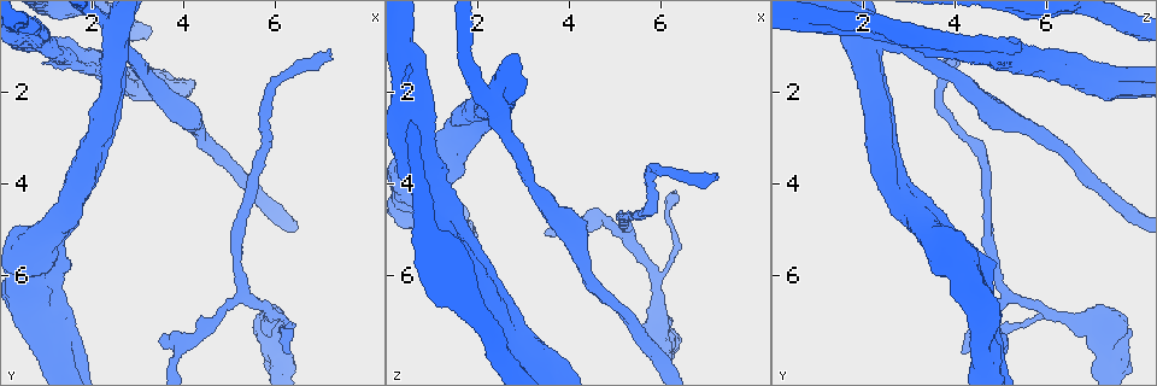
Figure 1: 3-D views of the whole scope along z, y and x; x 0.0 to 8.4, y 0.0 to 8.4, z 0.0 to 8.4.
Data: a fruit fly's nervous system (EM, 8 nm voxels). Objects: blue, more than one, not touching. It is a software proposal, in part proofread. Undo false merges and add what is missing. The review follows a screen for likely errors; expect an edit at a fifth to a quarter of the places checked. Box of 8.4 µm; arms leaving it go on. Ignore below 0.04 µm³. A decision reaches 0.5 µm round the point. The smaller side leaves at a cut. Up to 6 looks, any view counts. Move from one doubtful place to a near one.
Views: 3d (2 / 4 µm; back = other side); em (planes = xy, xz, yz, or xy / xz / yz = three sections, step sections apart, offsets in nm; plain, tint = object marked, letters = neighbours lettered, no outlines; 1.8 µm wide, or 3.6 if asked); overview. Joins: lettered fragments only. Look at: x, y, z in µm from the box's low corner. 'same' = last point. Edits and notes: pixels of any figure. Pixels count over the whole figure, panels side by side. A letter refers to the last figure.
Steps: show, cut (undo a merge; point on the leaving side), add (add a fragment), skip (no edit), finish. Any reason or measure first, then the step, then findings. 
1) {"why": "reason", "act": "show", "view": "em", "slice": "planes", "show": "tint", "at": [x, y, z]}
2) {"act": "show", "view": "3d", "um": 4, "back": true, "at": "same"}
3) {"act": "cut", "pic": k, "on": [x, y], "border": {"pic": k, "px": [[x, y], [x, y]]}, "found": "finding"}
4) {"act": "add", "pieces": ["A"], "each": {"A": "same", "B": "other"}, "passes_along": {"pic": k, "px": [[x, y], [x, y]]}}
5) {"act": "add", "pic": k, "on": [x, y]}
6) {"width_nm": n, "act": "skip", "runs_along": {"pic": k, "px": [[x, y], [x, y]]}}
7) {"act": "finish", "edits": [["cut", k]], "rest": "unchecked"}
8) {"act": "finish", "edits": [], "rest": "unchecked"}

{"act": "show", "view": "em", "slice": "xy", "step": 4, "show": "letters", "at": [7.20, 1.10, 3.80]}

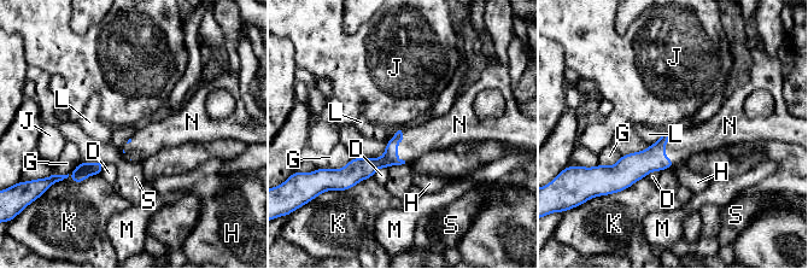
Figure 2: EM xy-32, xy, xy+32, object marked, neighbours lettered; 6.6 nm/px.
{"why": "cut it another way", "act": "show", "view": "em", "slice": "planes", "show": "letters", "at": "same"}

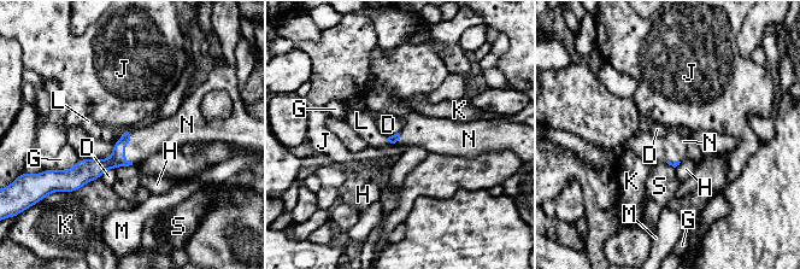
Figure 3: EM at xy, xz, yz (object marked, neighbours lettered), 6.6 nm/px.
{"act": "add", "pieces": ["N"], "each": {"D": "other", "G": "other", "H": "other", "J": "other", "K": "other", "L": "other", "M": "other", "N": "same", "S": "other"}, "passes_along": {"pic": 3, "px": [[93, 169], [124, 148], [158, 136]]}, "found": "the neuron continues"}

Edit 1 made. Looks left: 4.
{"why": "four or more arms meet", "act": "show", "view": "3d", "um": 4, "at": [2.50, 1.00, 2.25]}

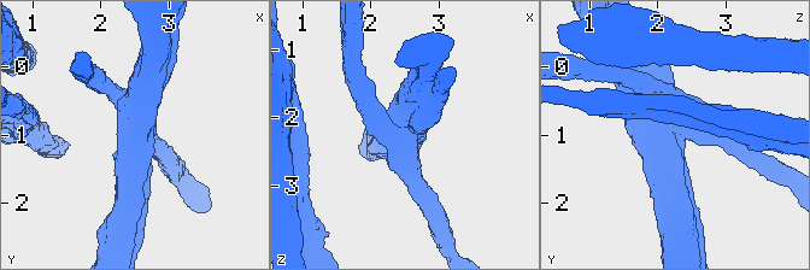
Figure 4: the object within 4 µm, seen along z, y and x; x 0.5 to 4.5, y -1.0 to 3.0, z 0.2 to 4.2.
{"act": "show", "view": "em", "um": 3.6, "slice": "planes", "show": "letters", "at": [2.50, 0.95, 2.20]}

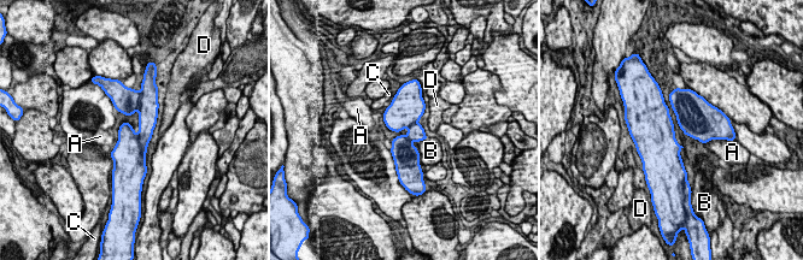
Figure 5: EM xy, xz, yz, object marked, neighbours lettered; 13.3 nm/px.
{"act": "cut", "pic": 5, "on": [125, 100], "each": {"A": "other", "B": "other", "C": "other", "D": "other"}, "border": {"pic": 5, "px": [[141, 93], [138, 108]]}, "found": "a second neuron is stuck on"}

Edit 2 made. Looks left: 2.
{"act": "finish", "edits": [["add", 3], ["cut", 5]], "rest": "unchecked"}

